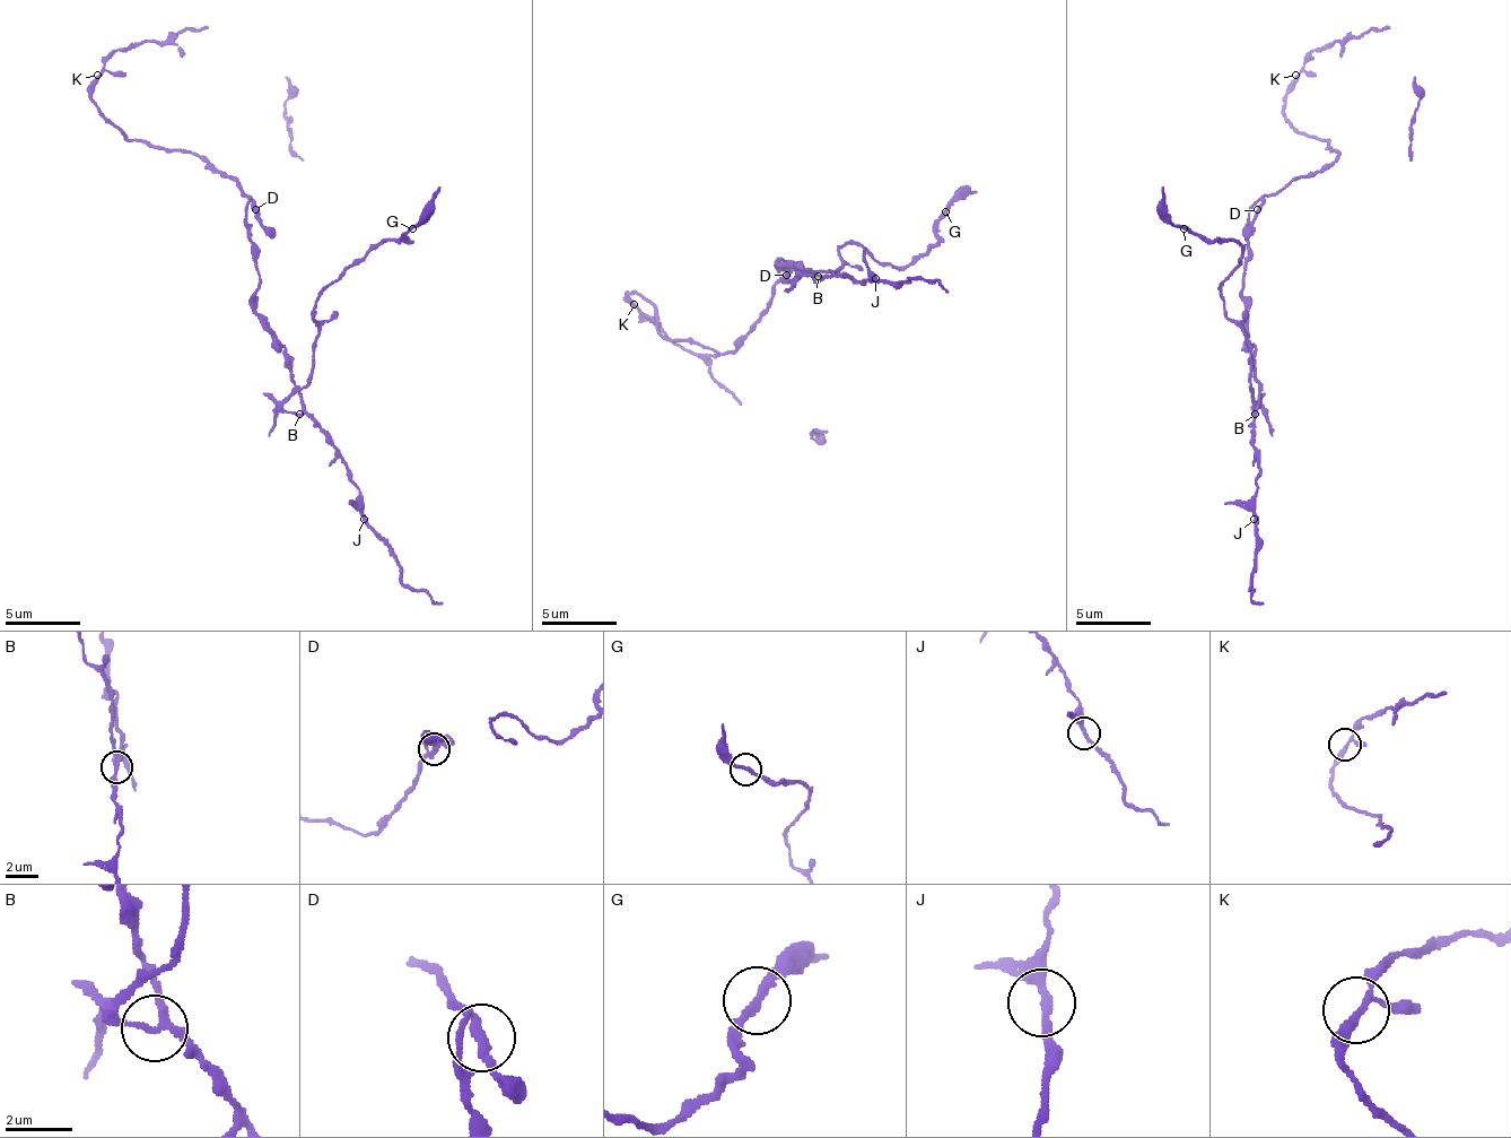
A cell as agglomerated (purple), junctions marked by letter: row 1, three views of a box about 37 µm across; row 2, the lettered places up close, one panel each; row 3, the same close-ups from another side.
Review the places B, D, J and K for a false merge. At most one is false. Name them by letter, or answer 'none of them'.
B

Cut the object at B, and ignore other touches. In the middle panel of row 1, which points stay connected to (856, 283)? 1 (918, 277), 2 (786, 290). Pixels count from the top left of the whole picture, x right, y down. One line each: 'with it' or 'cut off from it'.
1: with it
2: cut off from it

